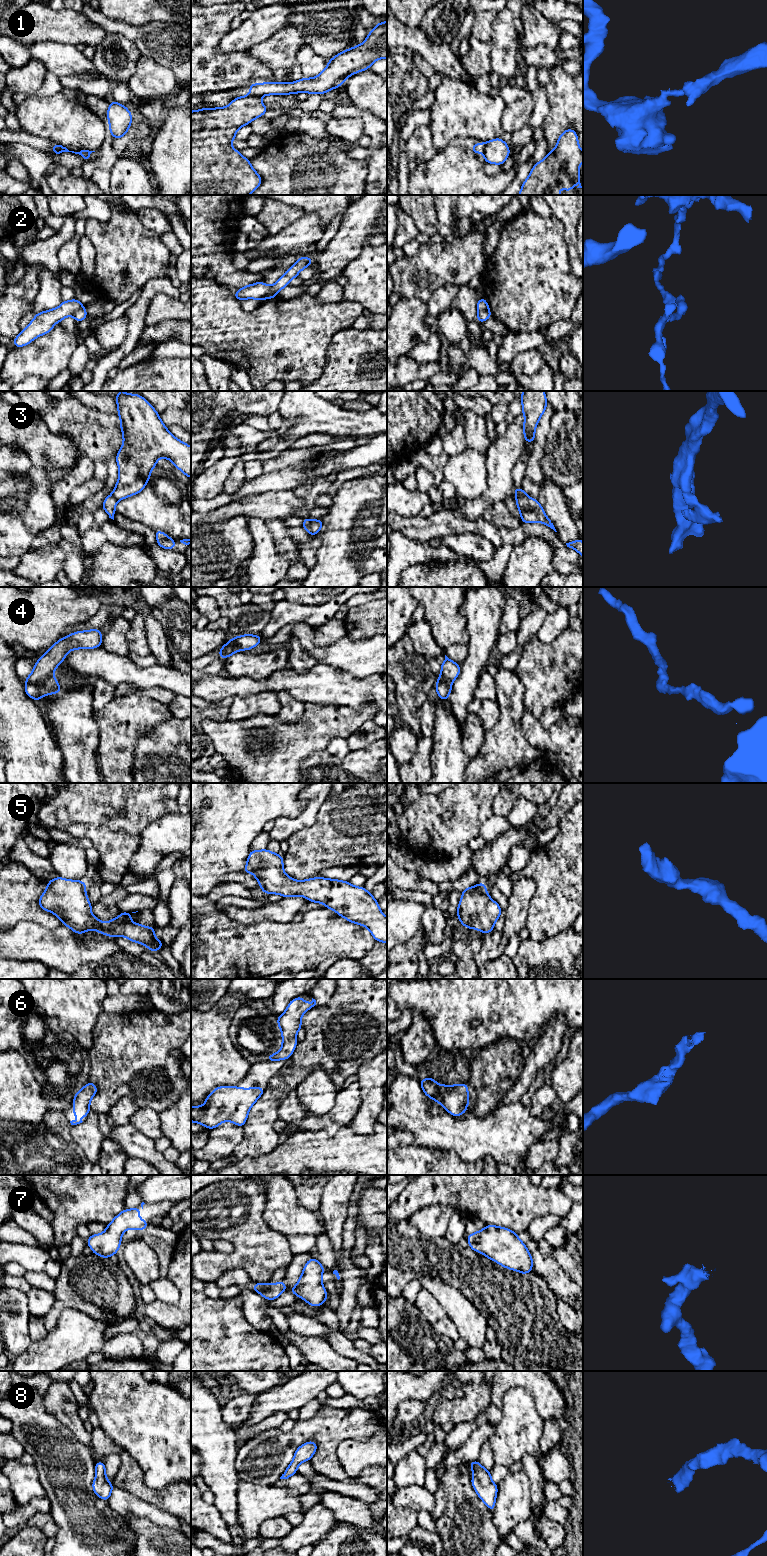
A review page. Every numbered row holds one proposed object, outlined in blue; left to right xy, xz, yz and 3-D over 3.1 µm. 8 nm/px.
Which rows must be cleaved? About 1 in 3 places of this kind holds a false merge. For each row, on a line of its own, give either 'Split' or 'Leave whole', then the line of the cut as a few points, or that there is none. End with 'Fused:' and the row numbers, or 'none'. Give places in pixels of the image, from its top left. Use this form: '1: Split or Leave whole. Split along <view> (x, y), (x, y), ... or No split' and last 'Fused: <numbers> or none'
1: Split. Split along xz (250, 94), (259, 97)
2: Split. Split along xz (271, 286), (271, 292), (267, 297)
3: Split. Split along xz (310, 520), (310, 531), (314, 535)
4: Split. Split along xy (51, 674), (40, 682), (26, 683)
5: Leave whole. No split
6: Leave whole. No split
7: Leave whole. No split
8: Leave whole. No split
Fused: 1, 2, 3, 4

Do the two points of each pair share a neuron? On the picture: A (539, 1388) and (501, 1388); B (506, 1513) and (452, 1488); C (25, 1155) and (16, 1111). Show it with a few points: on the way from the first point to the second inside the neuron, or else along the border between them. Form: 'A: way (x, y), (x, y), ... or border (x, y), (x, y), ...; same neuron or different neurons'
A: way (530, 1381), (510, 1381); same neuron
B: border (491, 1512), (491, 1521), (499, 1534); different neurons
C: border (41, 1119), (37, 1123), (23, 1123), (10, 1120); different neurons

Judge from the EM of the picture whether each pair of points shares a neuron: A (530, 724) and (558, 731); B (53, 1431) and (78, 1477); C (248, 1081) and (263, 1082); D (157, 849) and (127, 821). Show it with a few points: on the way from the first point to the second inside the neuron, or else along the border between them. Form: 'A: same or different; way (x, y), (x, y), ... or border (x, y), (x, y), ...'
A: same; way (537, 731), (539, 733), (551, 733)
B: same; way (53, 1442), (53, 1446), (60, 1459), (67, 1466)
C: same; way (252, 1081), (259, 1081)
D: different; border (158, 818), (141, 831), (140, 845), (132, 855)

